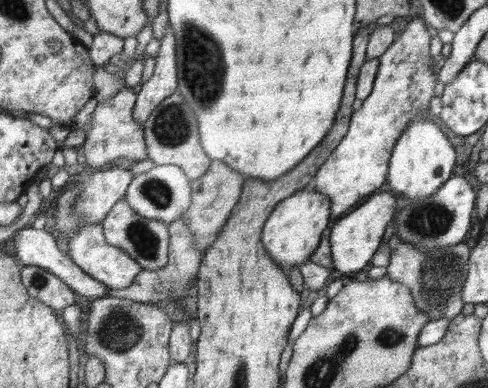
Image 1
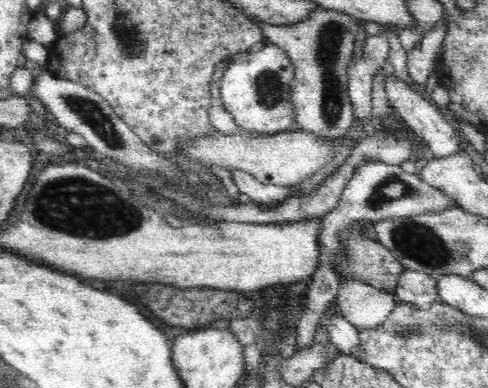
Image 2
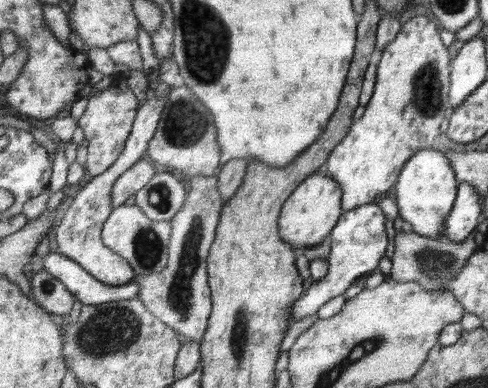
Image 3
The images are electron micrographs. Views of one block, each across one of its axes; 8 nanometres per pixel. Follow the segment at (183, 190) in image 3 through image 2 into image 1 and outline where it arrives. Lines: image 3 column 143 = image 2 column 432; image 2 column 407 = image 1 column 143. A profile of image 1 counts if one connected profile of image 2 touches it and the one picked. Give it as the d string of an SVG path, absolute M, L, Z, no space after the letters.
M153 164L151 170L137 174L131 178L123 200L129 204L129 208L139 214L143 220L155 220L155 222L163 222L163 224L171 224L175 220L179 220L191 200L191 190L189 190L189 180L183 176L183 172L179 170L179 166L173 164Z

